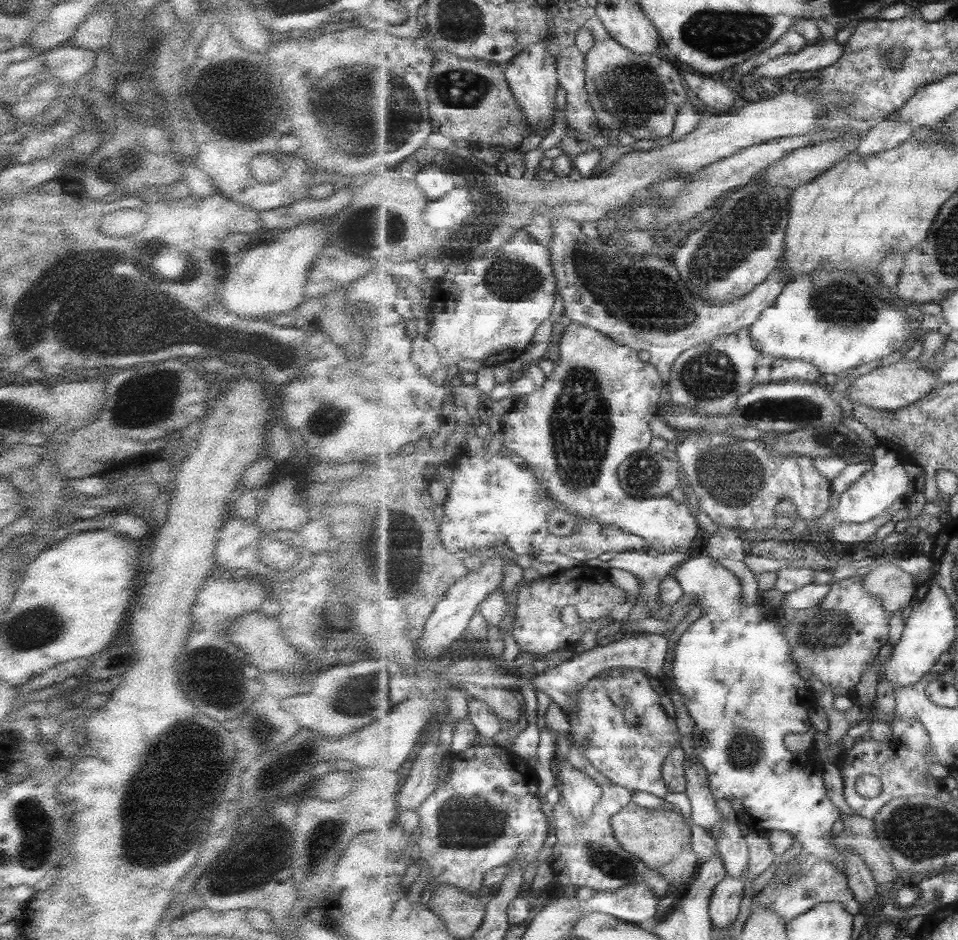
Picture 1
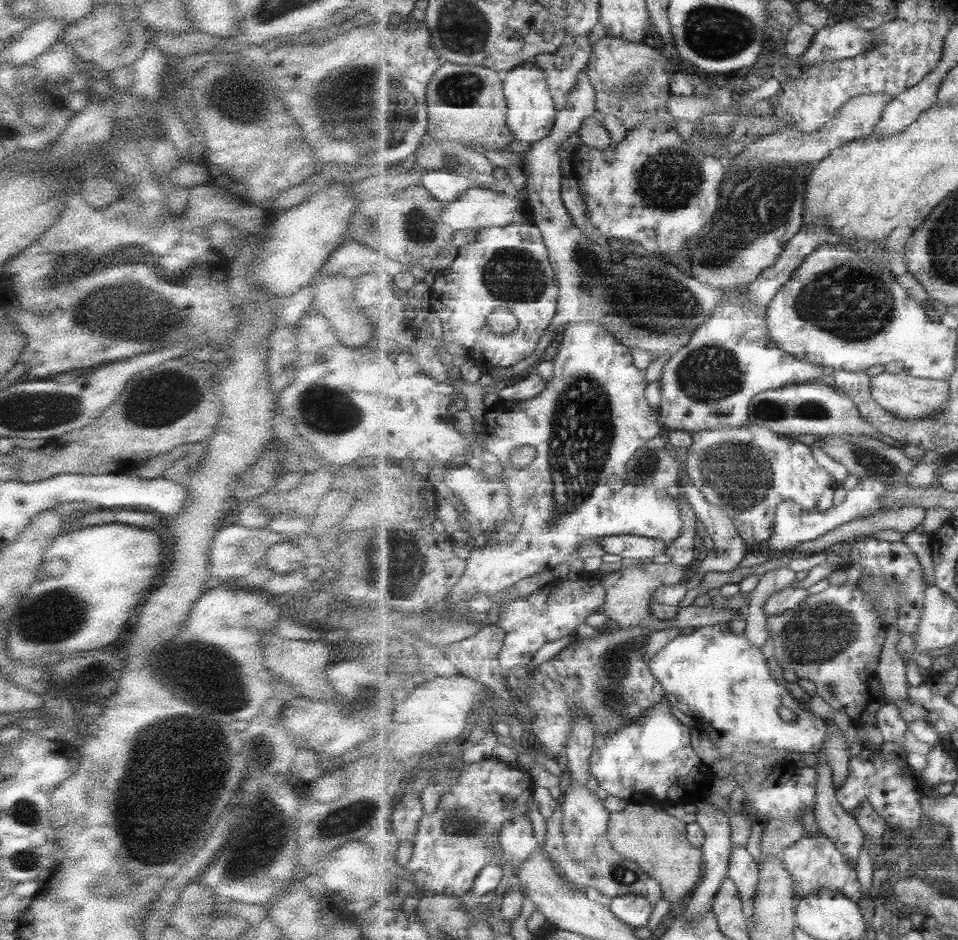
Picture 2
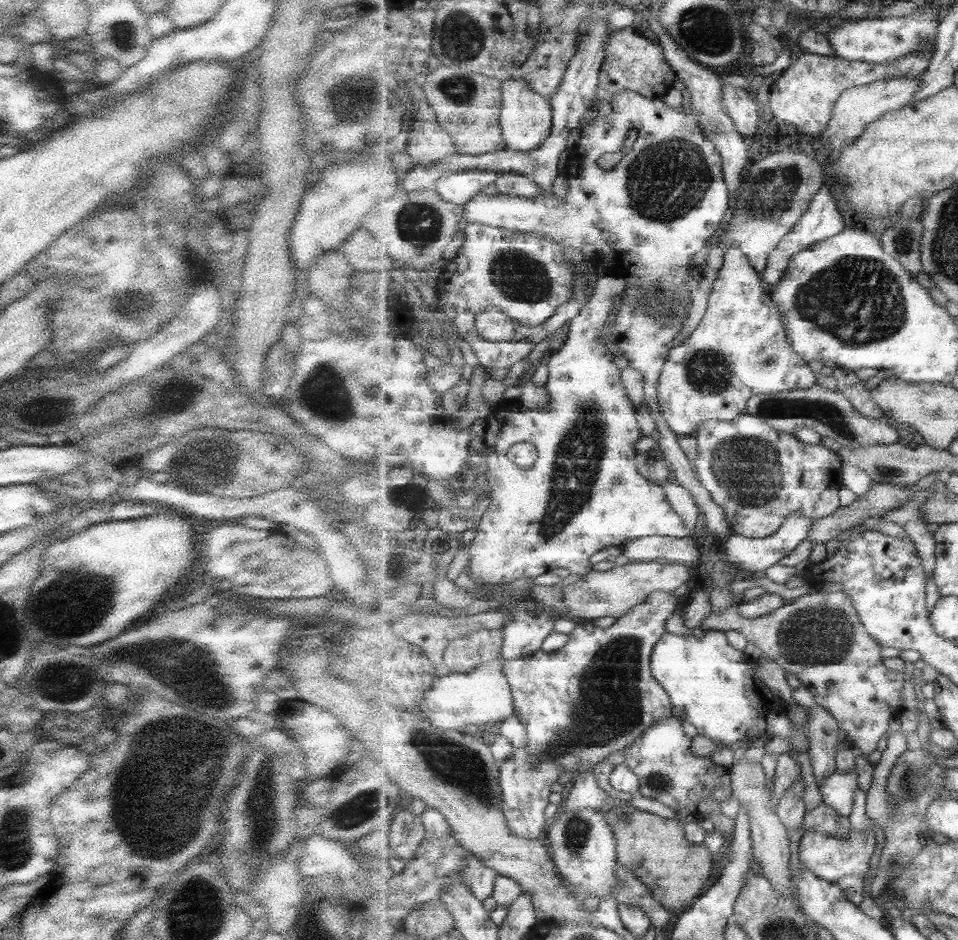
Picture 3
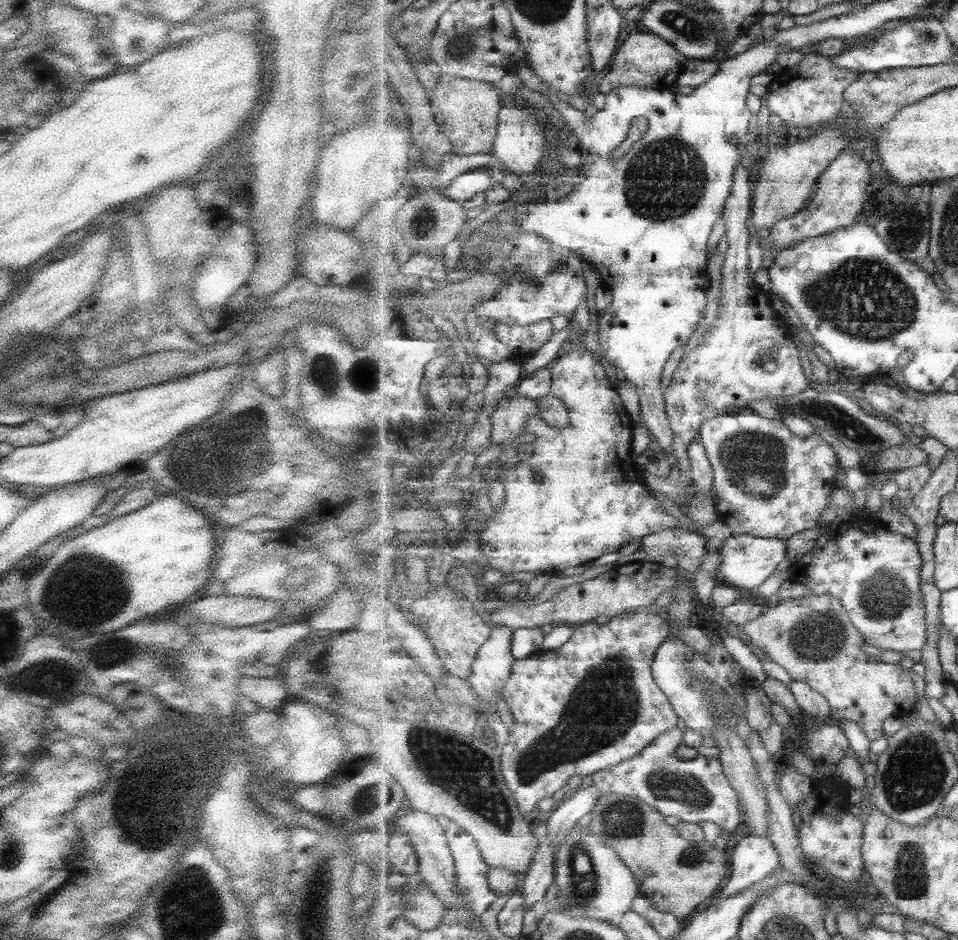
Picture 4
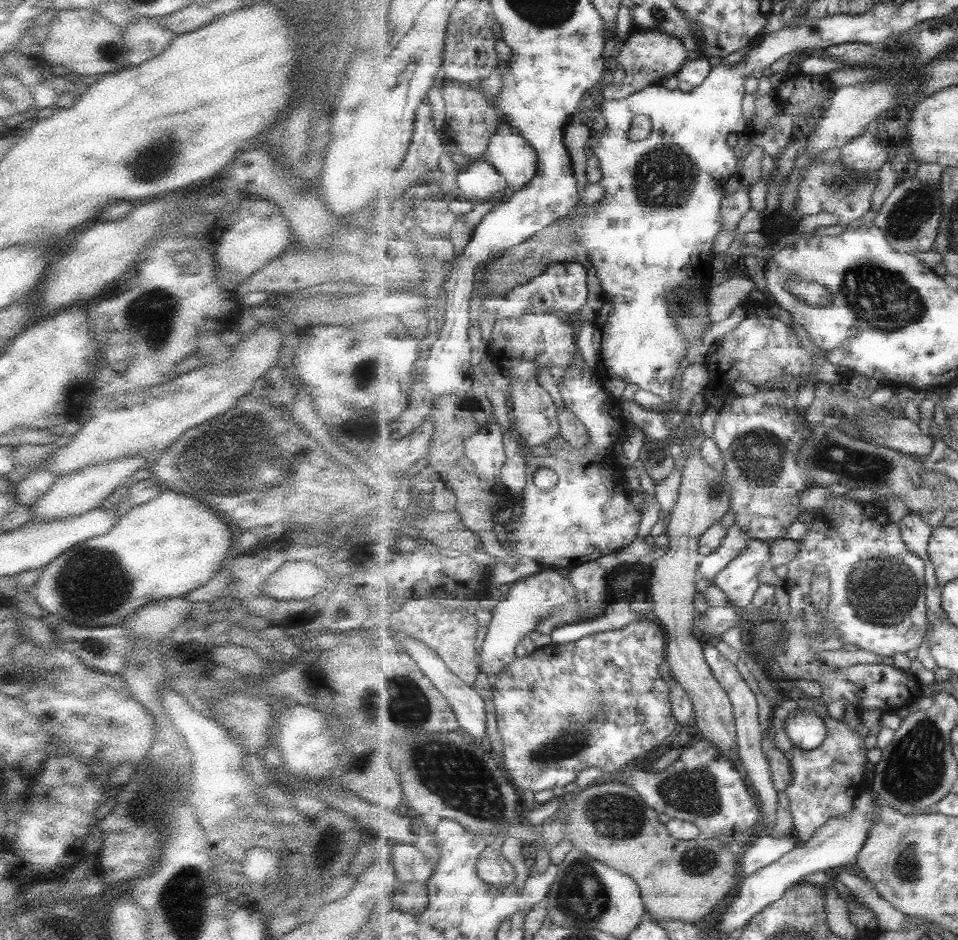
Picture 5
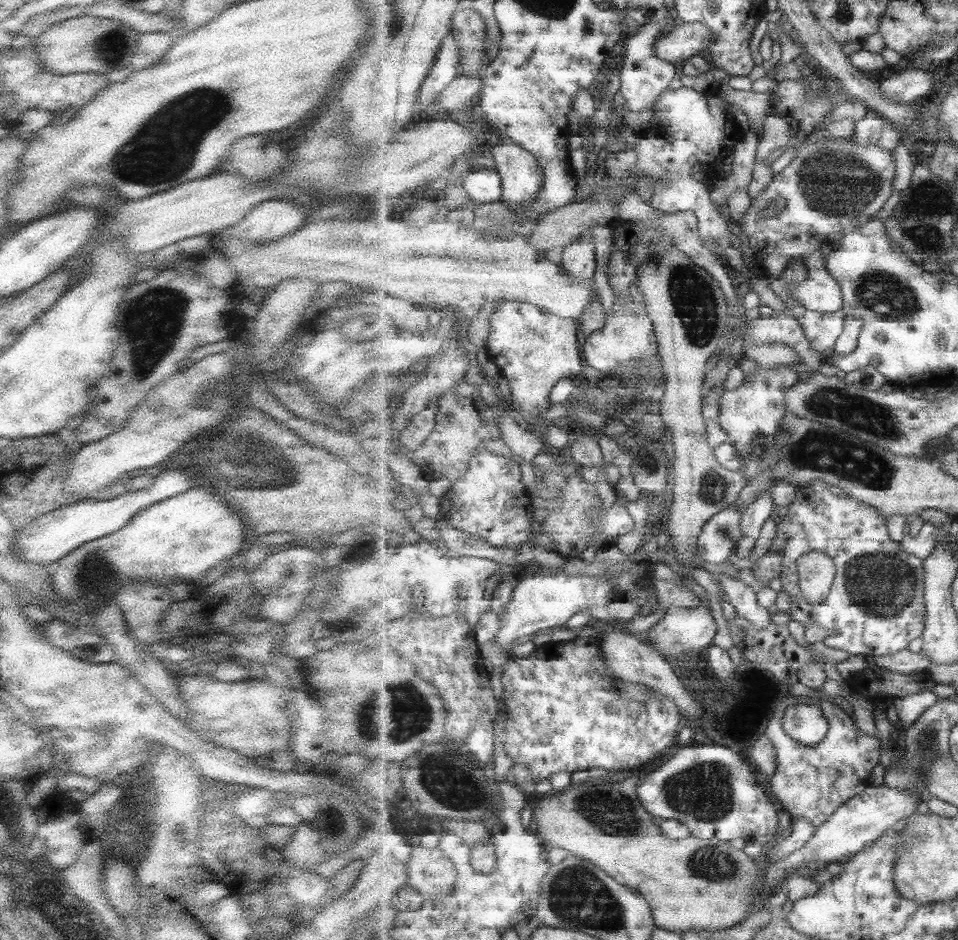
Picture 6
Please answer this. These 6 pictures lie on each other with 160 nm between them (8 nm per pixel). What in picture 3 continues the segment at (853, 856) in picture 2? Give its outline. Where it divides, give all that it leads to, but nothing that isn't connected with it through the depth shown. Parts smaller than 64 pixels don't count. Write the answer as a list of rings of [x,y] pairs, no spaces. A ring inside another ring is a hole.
[[[809,688],[795,689],[791,702],[808,711],[808,753],[817,786],[820,788],[820,784],[828,776],[838,772],[836,756],[844,734],[840,730],[839,721],[817,702],[815,694]],[[824,801],[806,812],[802,826],[805,830],[813,829],[840,839],[844,839],[852,829],[848,817],[841,816]]]

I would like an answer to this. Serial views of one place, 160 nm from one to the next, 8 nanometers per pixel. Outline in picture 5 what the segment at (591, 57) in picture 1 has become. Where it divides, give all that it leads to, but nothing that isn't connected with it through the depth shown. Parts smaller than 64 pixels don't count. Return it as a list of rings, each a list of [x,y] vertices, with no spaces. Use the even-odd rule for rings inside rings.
[[[647,31],[644,33],[631,34],[628,40],[616,56],[617,65],[625,71],[625,78],[620,85],[607,85],[603,90],[602,99],[627,98],[650,84],[662,84],[668,78],[677,75],[679,70],[685,66],[686,59],[689,58],[689,52],[686,44],[680,39],[661,31]]]

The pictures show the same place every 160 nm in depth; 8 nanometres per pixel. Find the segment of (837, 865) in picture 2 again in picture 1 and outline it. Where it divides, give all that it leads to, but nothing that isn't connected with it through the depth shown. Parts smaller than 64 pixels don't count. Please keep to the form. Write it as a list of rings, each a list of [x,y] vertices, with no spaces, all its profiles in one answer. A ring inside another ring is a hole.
[[[799,849],[796,854],[799,857],[799,876],[795,880],[787,880],[787,882],[781,882],[781,884],[770,882],[753,898],[752,912],[755,912],[757,908],[767,908],[769,912],[773,910],[775,914],[779,914],[787,922],[791,922],[797,916],[813,910],[813,908],[823,903],[841,902],[843,908],[851,915],[861,912],[862,906],[855,900],[846,874],[836,864],[829,862],[827,859],[823,860],[814,854],[809,854],[805,850]]]

